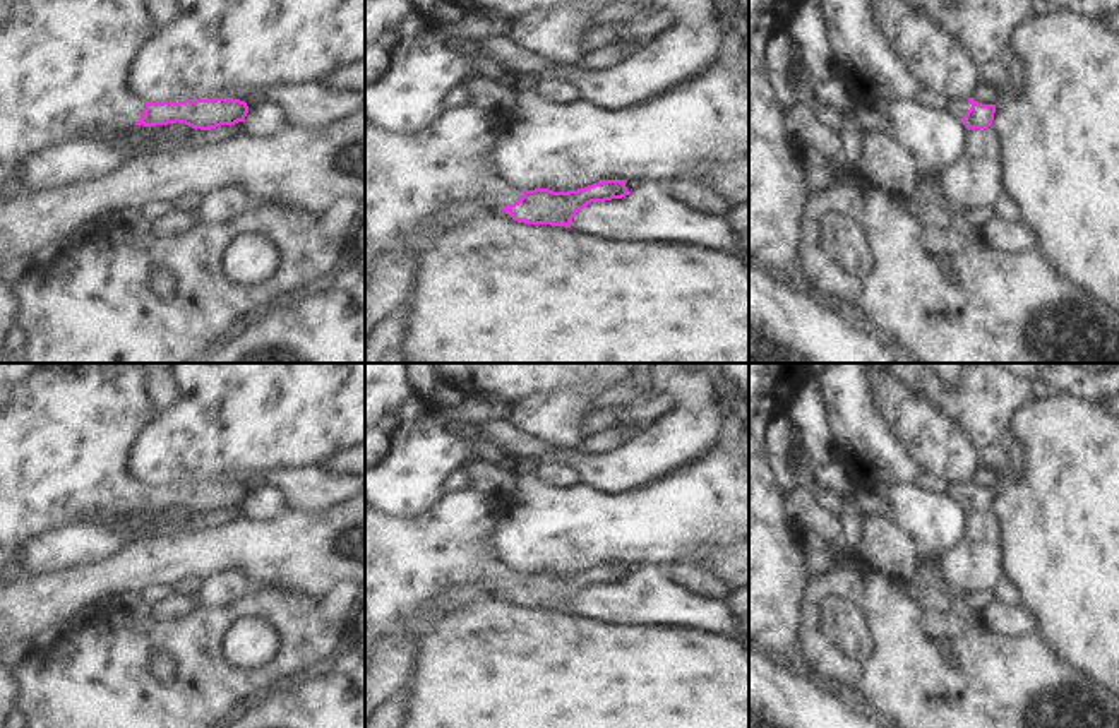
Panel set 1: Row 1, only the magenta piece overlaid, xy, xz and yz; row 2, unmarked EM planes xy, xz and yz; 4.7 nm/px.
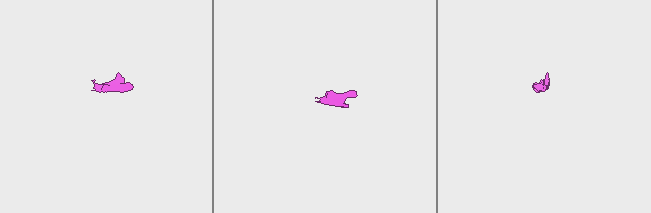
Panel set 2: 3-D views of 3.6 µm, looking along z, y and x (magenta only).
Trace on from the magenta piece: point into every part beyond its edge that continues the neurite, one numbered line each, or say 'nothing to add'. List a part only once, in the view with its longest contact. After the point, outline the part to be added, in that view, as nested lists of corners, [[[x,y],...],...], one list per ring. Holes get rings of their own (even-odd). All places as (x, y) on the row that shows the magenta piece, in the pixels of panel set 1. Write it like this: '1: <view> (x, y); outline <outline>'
1: xz (412, 180); outline [[[464,103],[422,134],[389,134],[365,122],[365,281],[375,272],[374,262],[387,255],[413,260],[415,271],[418,255],[444,230],[440,218],[458,206],[483,202],[492,211],[502,211],[521,199],[523,190],[511,185],[495,166],[495,149],[509,135],[512,120],[502,111]]]

